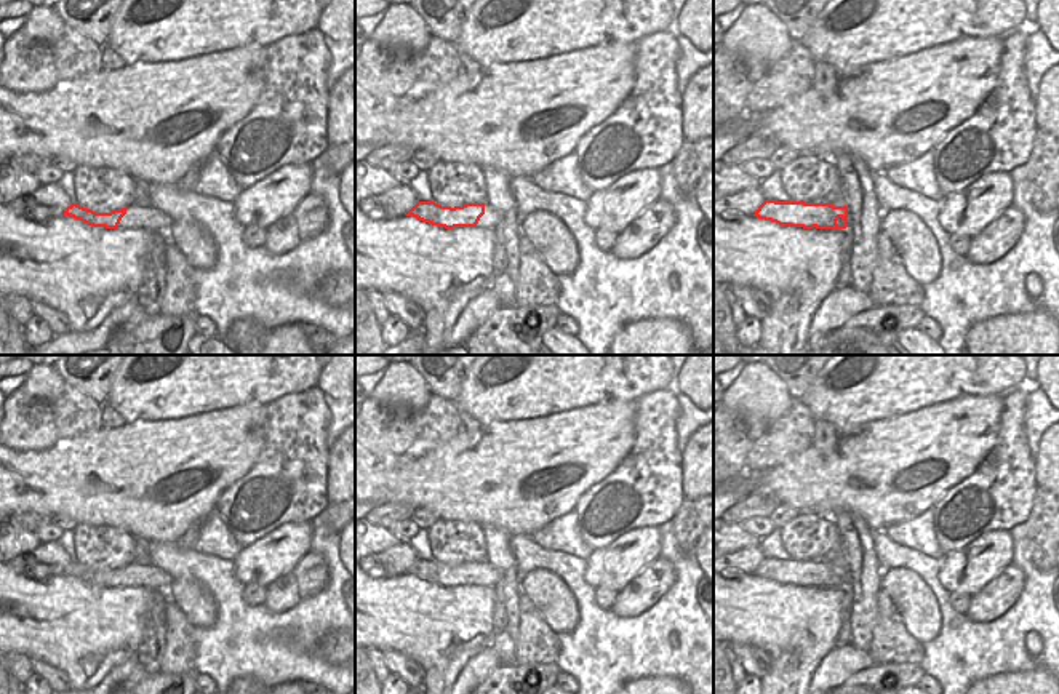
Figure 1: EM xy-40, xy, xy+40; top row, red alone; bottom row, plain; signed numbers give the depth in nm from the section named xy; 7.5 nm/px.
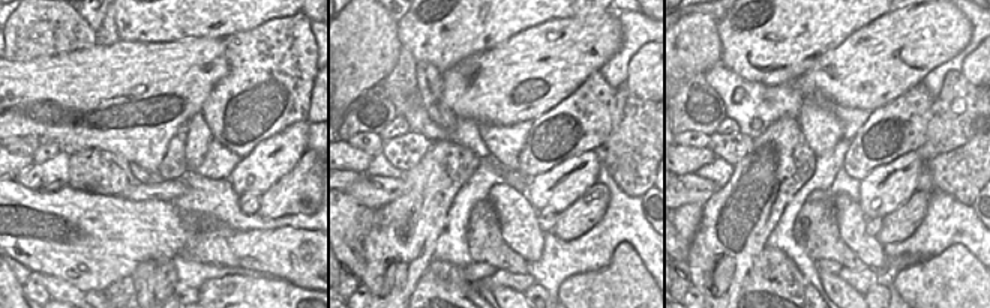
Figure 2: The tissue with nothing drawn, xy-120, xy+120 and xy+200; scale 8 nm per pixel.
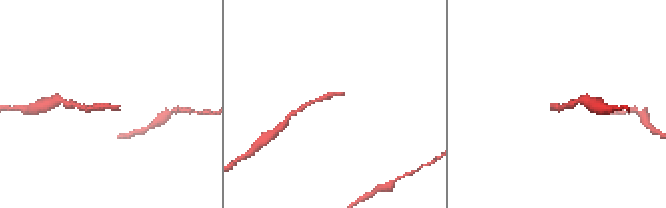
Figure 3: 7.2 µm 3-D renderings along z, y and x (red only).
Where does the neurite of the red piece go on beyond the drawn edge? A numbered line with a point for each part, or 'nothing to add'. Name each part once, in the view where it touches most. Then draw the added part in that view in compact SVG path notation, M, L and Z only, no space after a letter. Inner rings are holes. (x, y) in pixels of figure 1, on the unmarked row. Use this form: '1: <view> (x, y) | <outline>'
1: xy (490, 576) | M485 563L485 572L480 576L477 585L494 585L498 582L498 569Z

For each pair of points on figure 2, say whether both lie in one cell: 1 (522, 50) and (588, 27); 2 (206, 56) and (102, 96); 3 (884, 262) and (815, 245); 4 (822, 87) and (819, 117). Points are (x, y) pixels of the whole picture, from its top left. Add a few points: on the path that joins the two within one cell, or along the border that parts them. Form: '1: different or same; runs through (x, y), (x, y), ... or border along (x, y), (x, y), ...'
1: same; runs through (539, 50), (566, 50), (572, 44)
2: same; runs through (180, 75), (170, 81), (141, 81), (128, 92)
3: different; border along (837, 226), (842, 241), (866, 266)
4: different; border along (806, 98), (815, 102), (825, 102), (830, 107)

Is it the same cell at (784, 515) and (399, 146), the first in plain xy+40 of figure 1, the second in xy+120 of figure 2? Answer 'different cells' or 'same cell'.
different cells

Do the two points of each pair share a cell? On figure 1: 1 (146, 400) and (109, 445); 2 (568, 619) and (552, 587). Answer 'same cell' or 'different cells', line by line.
1: different cells
2: same cell

